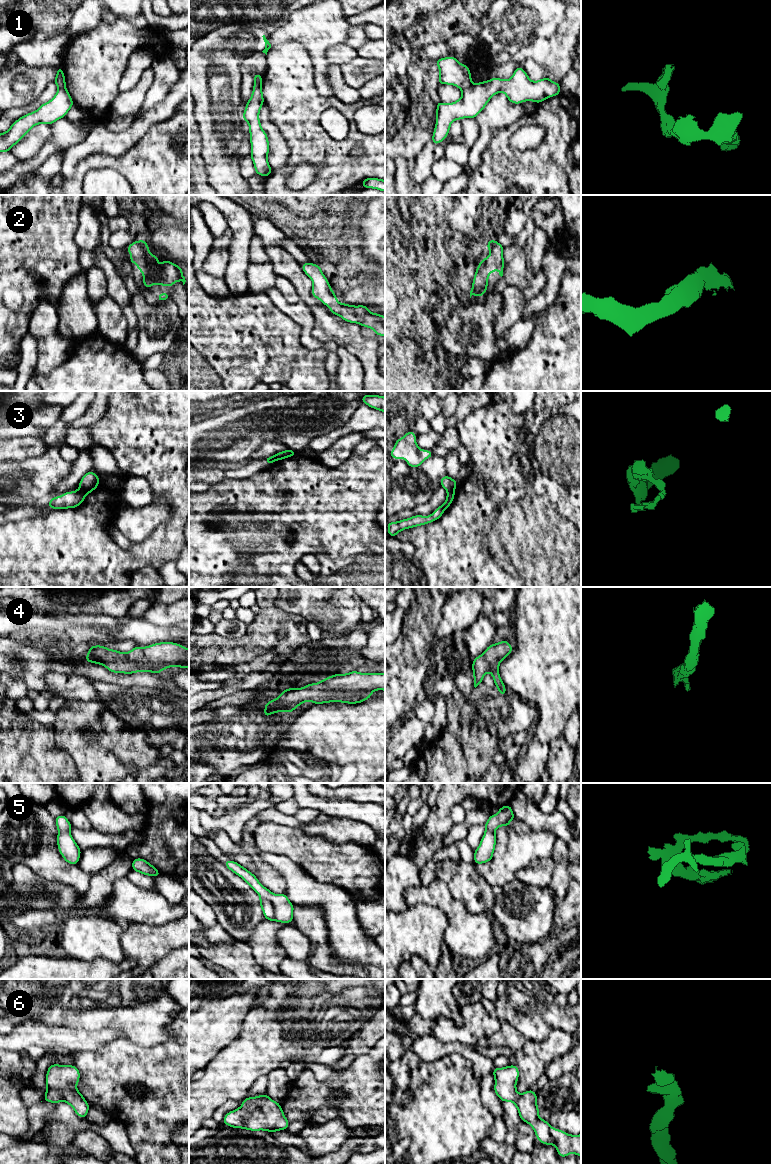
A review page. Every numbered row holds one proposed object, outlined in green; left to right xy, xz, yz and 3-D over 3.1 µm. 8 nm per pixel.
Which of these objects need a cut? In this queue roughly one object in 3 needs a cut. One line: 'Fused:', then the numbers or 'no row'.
Fused: 1, 3

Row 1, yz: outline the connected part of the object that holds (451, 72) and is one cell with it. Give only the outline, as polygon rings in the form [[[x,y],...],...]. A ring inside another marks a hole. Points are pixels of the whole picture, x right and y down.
[[[454,56],[439,58],[435,61],[439,68],[439,85],[454,85],[461,90],[472,85],[470,68],[459,63]]]

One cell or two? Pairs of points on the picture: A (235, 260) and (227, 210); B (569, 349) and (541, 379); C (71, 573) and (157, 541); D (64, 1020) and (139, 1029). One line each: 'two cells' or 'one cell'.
A: one cell
B: one cell
C: one cell
D: one cell

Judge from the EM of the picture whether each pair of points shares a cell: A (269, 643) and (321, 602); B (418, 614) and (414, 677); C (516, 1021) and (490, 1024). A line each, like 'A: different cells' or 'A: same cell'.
A: different cells
B: same cell
C: different cells

